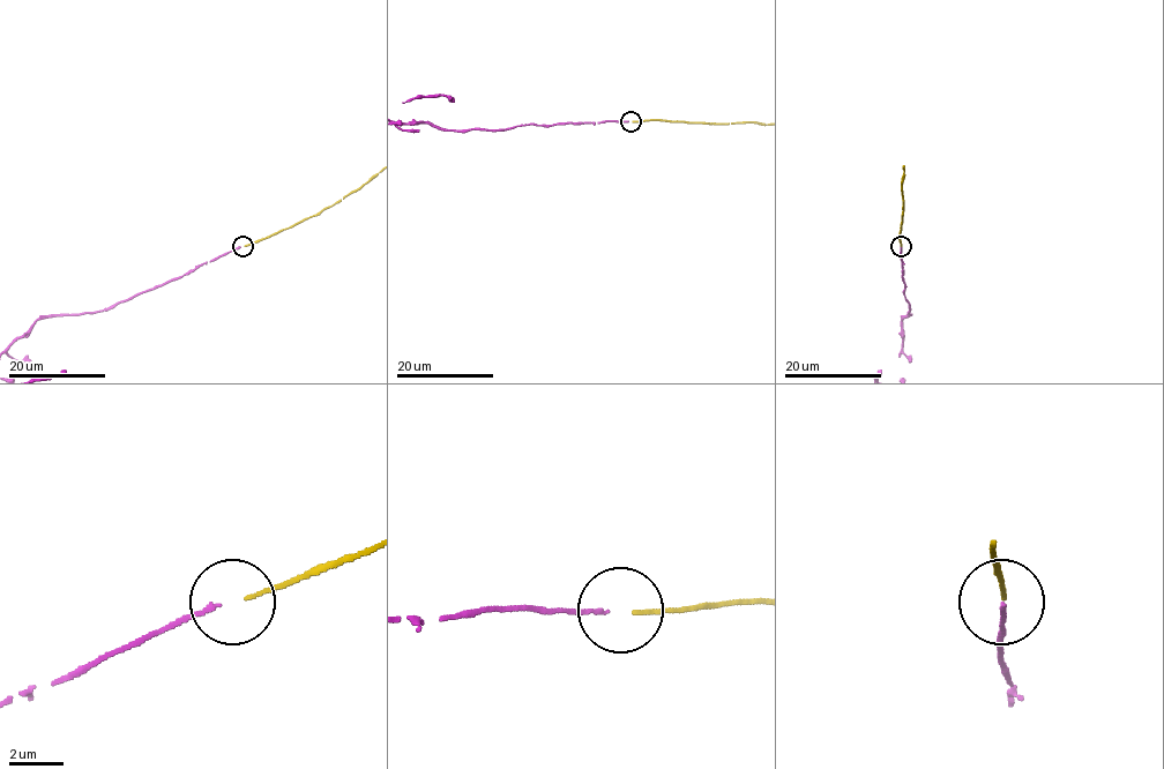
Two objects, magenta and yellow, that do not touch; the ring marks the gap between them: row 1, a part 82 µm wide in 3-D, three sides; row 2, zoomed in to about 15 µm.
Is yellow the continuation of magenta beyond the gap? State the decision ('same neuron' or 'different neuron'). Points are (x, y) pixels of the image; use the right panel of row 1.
different neuron

